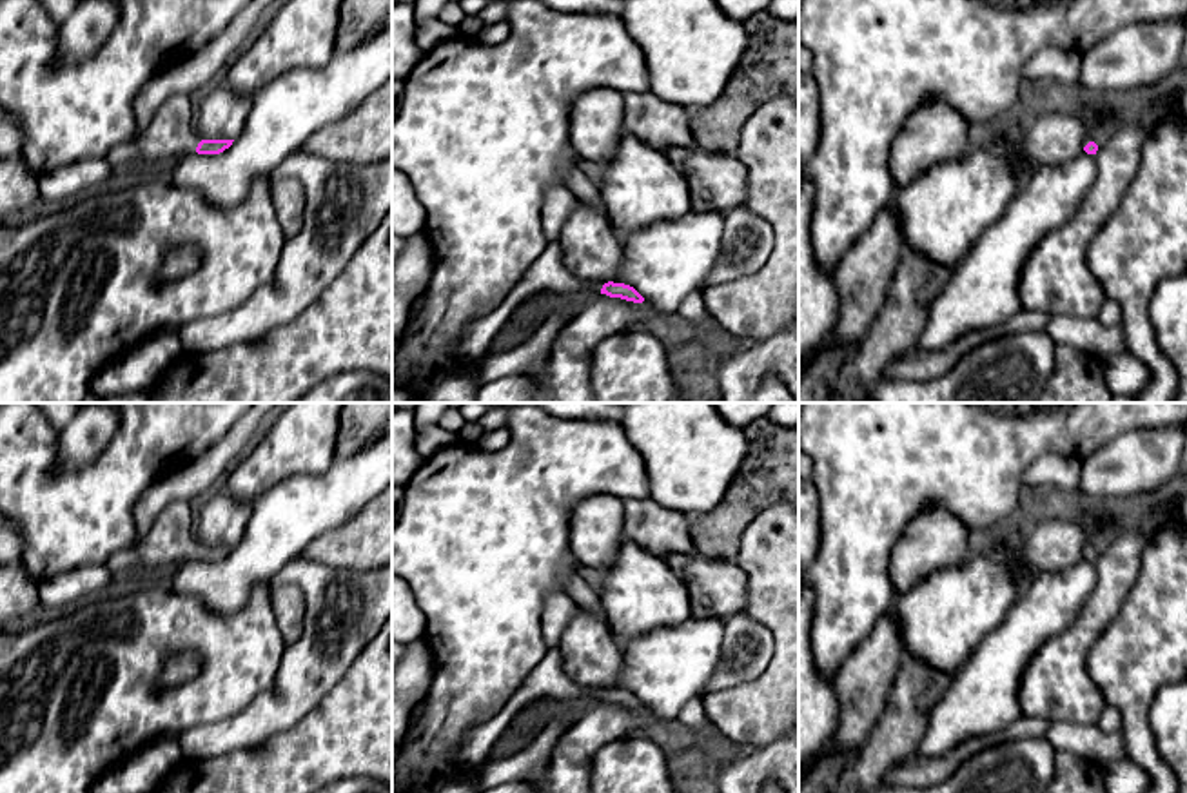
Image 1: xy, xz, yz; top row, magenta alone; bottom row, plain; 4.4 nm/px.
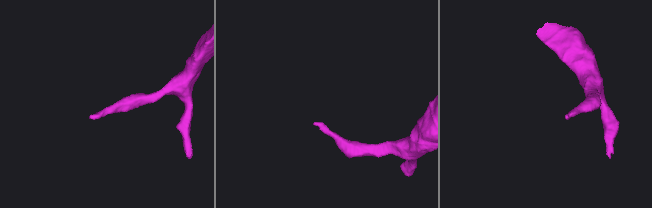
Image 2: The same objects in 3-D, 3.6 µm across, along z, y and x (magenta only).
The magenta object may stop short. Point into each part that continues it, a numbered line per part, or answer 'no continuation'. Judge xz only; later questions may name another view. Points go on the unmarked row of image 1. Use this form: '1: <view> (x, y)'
1: xz (549, 679)

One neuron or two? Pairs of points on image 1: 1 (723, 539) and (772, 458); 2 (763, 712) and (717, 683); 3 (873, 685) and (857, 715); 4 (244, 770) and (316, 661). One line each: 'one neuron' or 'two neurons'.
1: one neuron
2: two neurons
3: one neuron
4: two neurons

